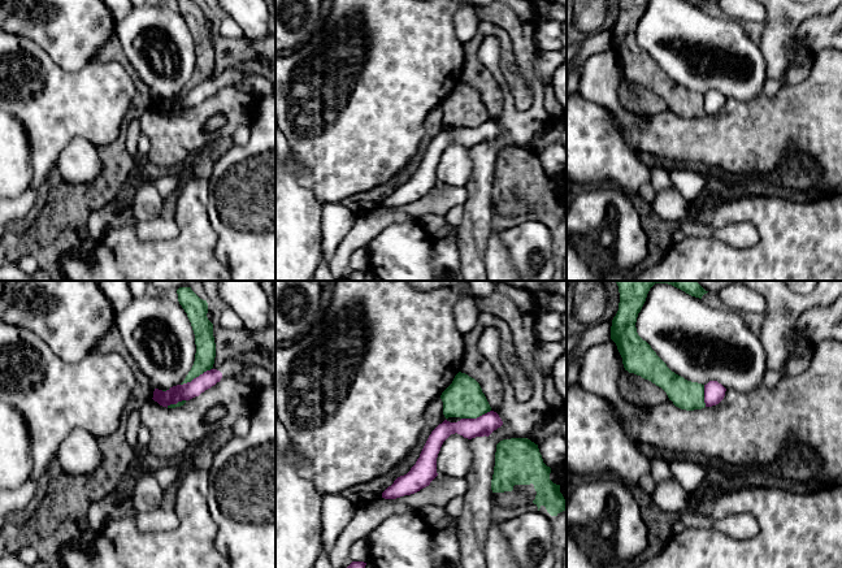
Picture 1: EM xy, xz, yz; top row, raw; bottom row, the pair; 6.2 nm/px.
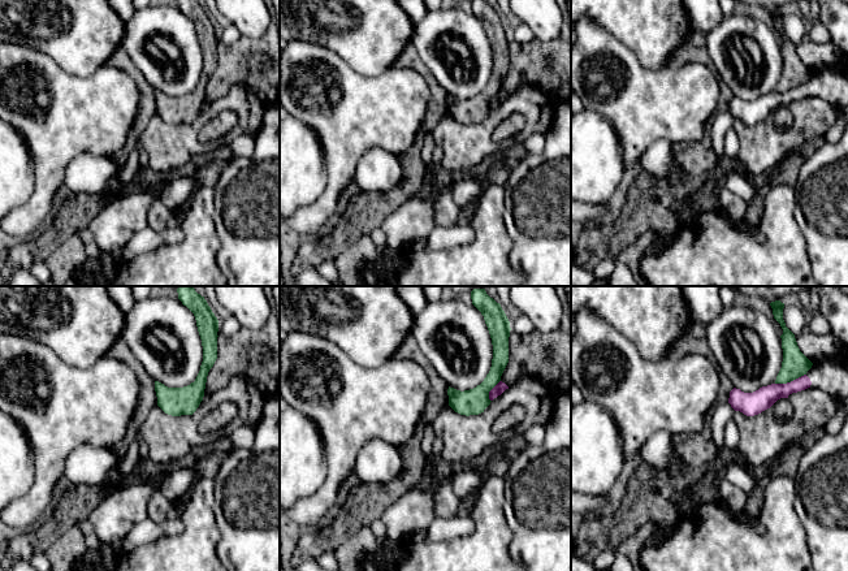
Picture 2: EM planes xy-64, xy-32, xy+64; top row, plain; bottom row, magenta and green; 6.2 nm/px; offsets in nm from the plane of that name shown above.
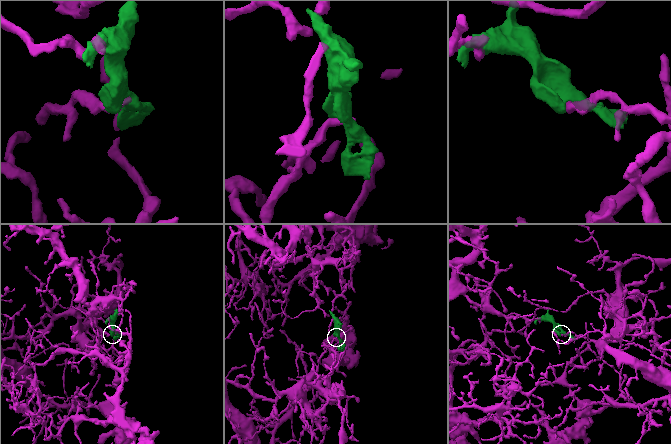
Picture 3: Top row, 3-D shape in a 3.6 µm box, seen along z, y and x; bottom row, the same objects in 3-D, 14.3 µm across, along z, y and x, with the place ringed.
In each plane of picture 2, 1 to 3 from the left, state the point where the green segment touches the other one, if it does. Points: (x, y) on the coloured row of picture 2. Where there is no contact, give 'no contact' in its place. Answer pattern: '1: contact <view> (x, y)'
1: no contact
2: contact xy-32 (490, 390)
3: contact xy+64 (791, 381)

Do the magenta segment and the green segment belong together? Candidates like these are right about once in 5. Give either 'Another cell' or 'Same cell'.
Another cell

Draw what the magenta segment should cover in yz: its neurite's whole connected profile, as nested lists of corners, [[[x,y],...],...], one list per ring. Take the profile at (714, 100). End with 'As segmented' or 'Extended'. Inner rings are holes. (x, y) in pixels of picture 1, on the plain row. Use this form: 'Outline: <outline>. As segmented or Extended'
Outline: [[[709,90],[704,94],[704,112],[706,116],[719,113],[725,105],[726,97],[717,90]]]. As segmented

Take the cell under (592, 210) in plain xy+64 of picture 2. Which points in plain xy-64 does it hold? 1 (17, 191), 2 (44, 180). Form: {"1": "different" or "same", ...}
{"1": "different", "2": "same"}

